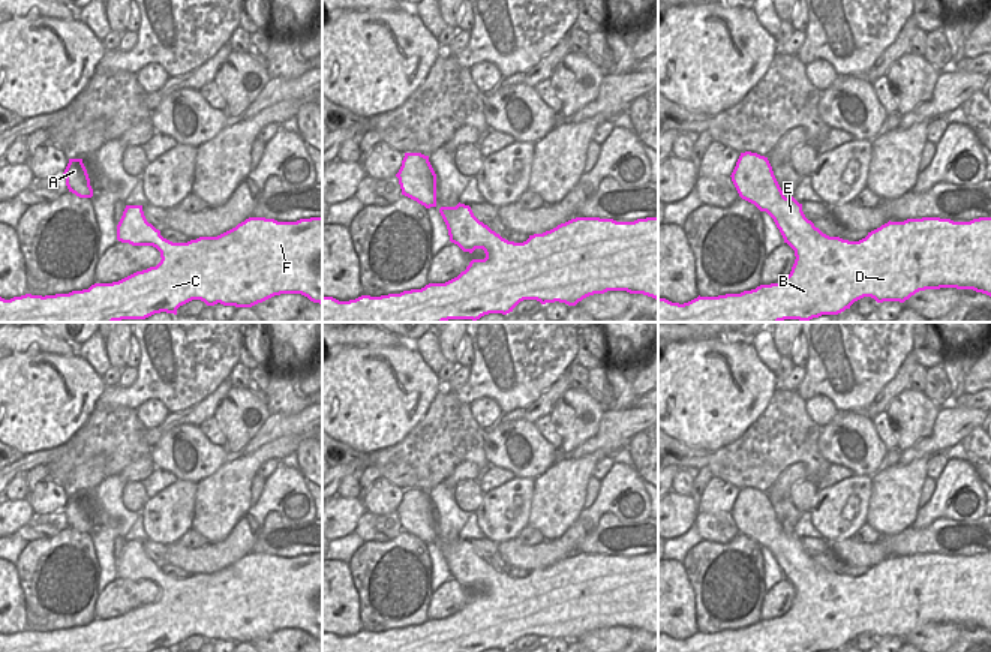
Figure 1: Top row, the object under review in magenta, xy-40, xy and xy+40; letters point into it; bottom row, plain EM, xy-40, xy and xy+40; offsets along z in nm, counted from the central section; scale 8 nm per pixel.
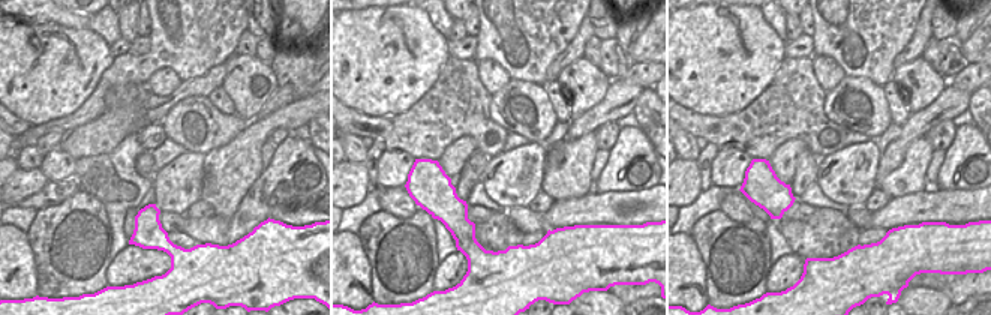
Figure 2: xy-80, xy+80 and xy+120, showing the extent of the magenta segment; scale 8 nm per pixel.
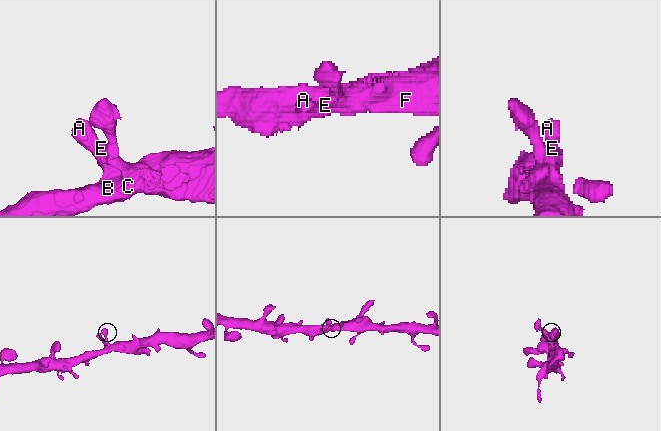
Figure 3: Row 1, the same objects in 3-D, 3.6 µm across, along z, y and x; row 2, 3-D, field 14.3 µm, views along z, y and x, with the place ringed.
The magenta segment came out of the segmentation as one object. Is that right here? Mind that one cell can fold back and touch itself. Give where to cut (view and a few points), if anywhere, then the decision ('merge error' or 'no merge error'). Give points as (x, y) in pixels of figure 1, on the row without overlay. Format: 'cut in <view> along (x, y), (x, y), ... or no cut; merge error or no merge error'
no cut; no merge error

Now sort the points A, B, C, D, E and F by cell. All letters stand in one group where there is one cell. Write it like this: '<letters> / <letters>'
A B C D E F

